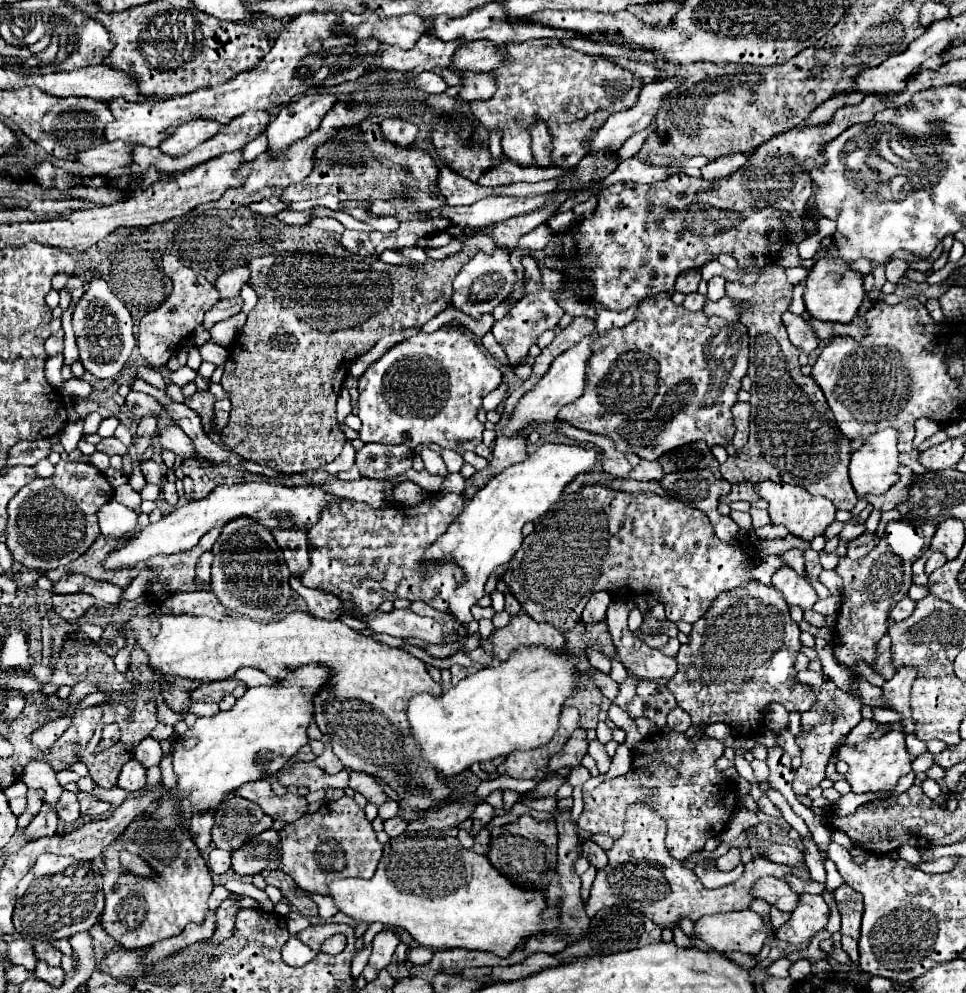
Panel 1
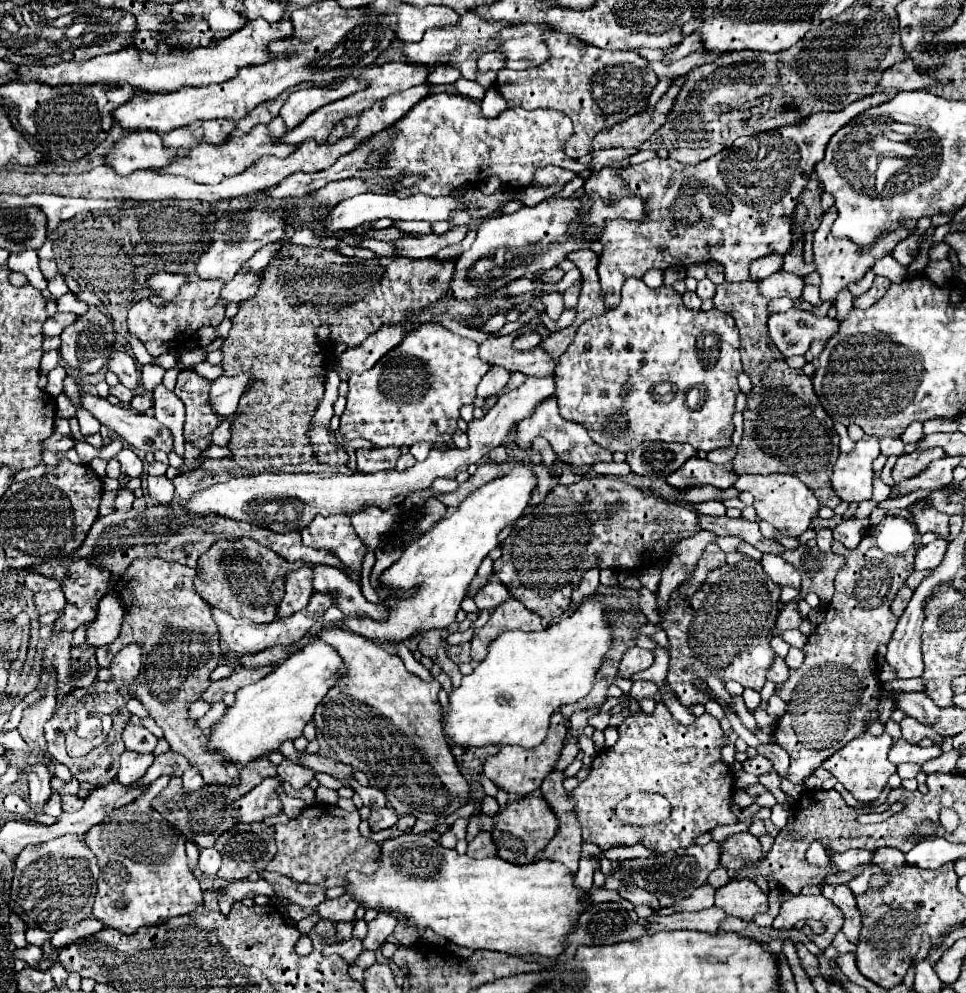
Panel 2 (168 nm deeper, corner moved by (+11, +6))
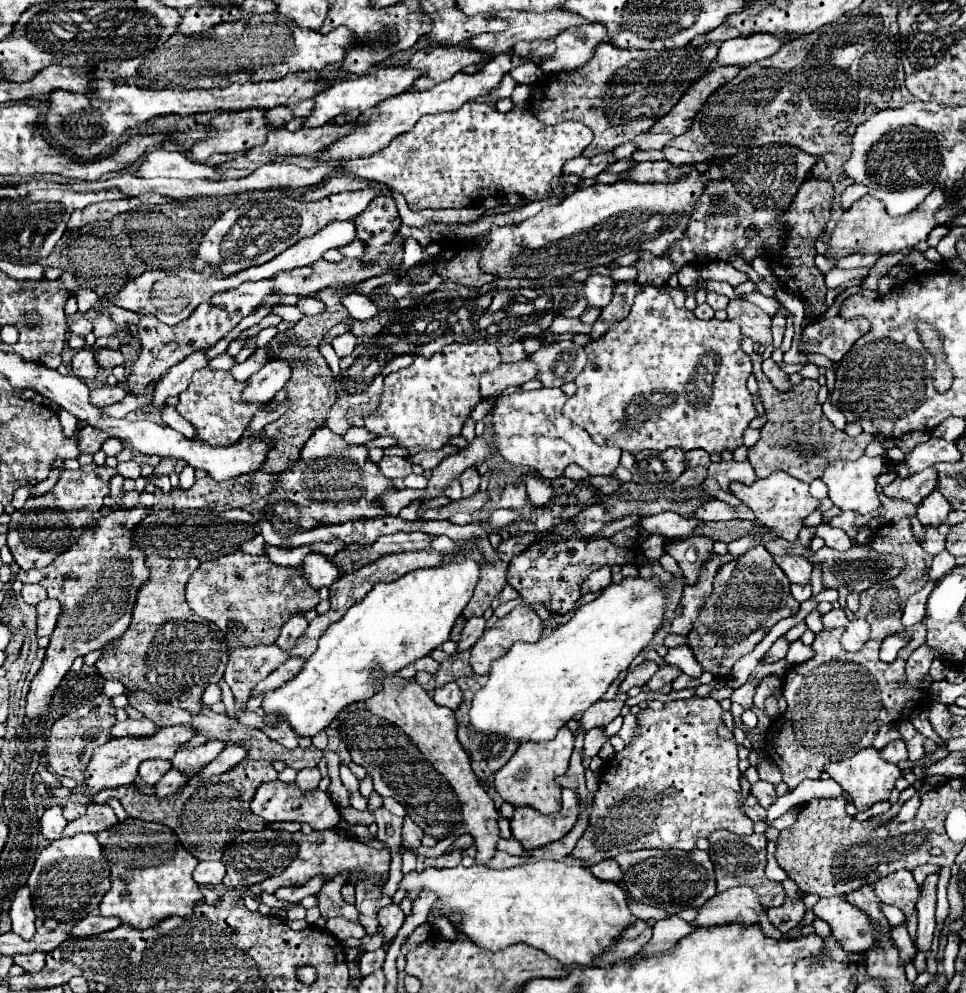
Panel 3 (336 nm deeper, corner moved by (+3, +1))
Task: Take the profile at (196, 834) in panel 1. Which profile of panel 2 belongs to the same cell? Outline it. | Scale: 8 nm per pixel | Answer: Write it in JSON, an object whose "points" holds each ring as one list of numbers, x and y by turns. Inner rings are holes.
{"points":[[187,769,185,773,183,773,183,787,185,787,185,791,197,791,197,789,201,789,203,785,205,785,205,781,203,781,203,777,201,777,201,773,197,773,197,769]]}

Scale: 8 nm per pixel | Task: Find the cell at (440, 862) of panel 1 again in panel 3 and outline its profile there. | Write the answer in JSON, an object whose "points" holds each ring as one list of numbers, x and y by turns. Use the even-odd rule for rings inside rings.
{"points":[[539,860,515,868,505,868,505,870,495,870,487,868,483,864,473,864,469,868,465,866,455,866,455,868,425,868,421,872,413,870,403,876,399,882,399,890,405,890,407,898,417,898,415,894,429,890,437,894,437,910,439,916,447,918,449,922,457,920,457,928,473,940,477,946,499,952,505,950,507,946,515,944,527,944,531,948,537,948,545,952,551,958,557,958,561,964,571,966,589,966,595,954,605,950,617,934,625,926,631,926,635,922,635,916,627,908,627,892,613,884,613,882,601,882,599,878,593,878,593,874,583,868,583,866,569,866,565,862,549,862,549,860]]}

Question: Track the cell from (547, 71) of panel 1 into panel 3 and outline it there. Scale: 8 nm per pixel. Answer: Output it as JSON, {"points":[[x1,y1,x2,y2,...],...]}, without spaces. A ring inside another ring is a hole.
{"points":[[601,42,595,46,593,58,583,64,581,68,575,68,571,72,559,72,547,76,547,80,533,84,533,98,529,98,531,112,537,120,545,124,557,124,565,118,573,118,583,122,593,130,593,142,583,150,585,158,593,158,597,154,607,154,615,150,617,146,633,140,641,132,647,132,653,122,657,122,661,116,665,116,681,98,685,92,685,86,689,82,695,82,707,68,711,68,711,60,717,54,717,44,703,44,697,48,681,48,681,50,617,50,615,46,609,46,607,42]]}

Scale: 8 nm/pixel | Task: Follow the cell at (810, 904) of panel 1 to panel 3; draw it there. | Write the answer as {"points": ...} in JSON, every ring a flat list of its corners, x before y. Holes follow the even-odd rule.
{"points":[[821,898,813,906,813,914,831,926,835,940,845,952,865,952,875,942,869,918,845,898]]}

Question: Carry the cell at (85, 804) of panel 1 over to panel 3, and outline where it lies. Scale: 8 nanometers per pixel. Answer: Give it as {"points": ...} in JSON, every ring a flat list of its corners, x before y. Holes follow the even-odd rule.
{"points":[[67,802,67,804,65,804,65,808,63,808,63,814,65,814,65,818,67,818,67,820,75,820,75,818,83,816,83,814,85,814,85,810,87,810,87,806,85,806,85,804]]}

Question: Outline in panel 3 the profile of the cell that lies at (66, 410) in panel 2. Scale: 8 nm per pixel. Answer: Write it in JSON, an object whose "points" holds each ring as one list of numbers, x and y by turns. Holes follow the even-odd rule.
{"points":[[83,426,79,430,79,450,83,454,95,454,107,438,109,436,101,434,101,430,93,430,93,426]]}

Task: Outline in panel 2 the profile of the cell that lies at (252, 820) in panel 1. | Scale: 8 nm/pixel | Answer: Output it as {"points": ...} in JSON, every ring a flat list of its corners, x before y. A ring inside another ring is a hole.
{"points":[[267,777,267,779,263,779,259,785,236,801,234,809,239,815,240,823,251,824,263,822,265,817,271,817,271,815,281,813,281,811,283,811,283,803,281,803,281,799,279,799,279,795,277,795,277,787,279,787,279,785,281,785,281,779,279,779,279,777,271,777,271,779]]}

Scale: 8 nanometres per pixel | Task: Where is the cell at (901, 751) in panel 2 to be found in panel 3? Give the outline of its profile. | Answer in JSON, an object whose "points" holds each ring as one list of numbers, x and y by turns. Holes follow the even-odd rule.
{"points":[[895,740,895,742,889,742,883,750,883,758,889,760,889,762,903,762,903,760,909,760,907,758,907,748,905,748,905,742,903,740]]}

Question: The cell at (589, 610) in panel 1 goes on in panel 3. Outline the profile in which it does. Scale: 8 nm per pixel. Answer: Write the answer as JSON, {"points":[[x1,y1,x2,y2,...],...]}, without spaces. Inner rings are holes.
{"points":[[601,566,599,570,591,572,589,578,583,582,581,586,581,594,589,594,589,592,601,592,611,584,611,570,609,566]]}

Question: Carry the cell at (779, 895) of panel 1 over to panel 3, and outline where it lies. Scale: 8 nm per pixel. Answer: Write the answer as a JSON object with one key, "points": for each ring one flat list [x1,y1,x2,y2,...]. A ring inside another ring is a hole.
{"points":[[737,886,715,894,709,902,705,902,693,924,699,928,713,928,741,922,743,928,749,928,759,924,759,914,765,910,767,908,761,904,753,888]]}

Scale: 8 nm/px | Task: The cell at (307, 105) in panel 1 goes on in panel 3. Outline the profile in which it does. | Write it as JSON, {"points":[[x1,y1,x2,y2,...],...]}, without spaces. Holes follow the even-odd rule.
{"points":[[381,68,381,70,375,70,373,74,367,74,367,76,361,76,361,78,345,78,337,84,333,84,329,90,321,92,321,94,315,94,313,96,313,110,311,114,305,118,305,126,321,126,329,120,333,120,337,114,345,114,349,110,359,110,359,112,365,112,367,108,371,106,377,106,377,102,389,98,389,96,397,96,401,92,405,92,413,82,415,78,419,78,421,72,419,70,403,70,403,68]]}

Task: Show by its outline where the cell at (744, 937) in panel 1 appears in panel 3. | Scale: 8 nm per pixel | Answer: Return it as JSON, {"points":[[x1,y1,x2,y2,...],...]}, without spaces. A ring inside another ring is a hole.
{"points":[[669,916,665,920,657,920,655,926,653,926,651,940,637,954,637,958,651,956,651,954,659,954,659,952,667,952,675,942,679,942,683,936,691,934,693,930,697,930,697,926,681,920,679,916]]}

